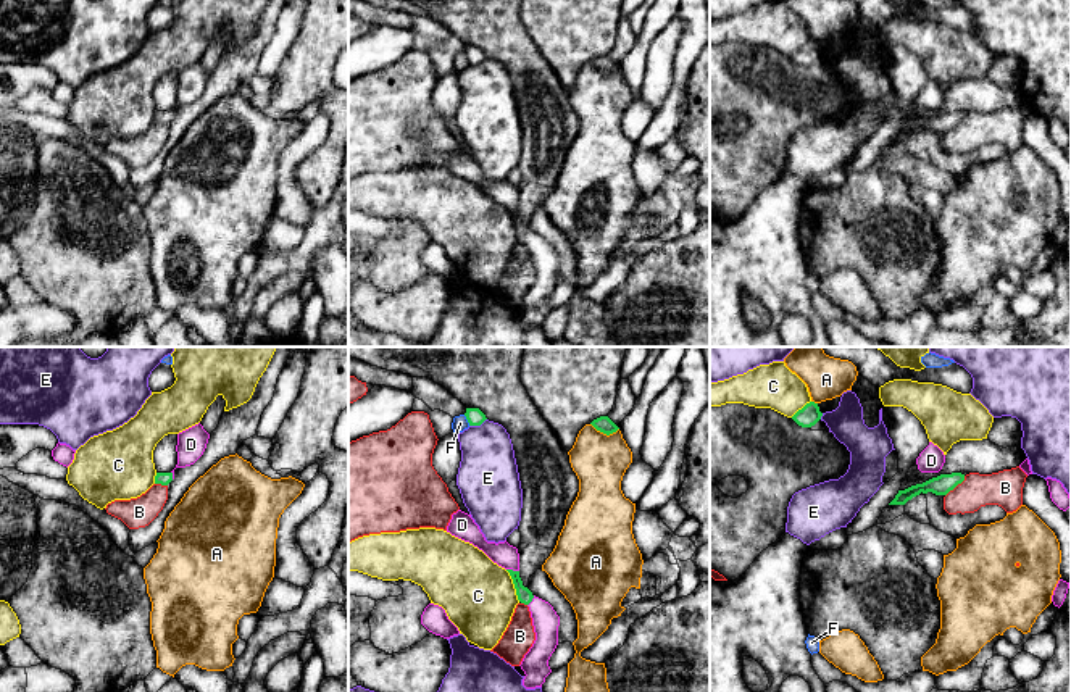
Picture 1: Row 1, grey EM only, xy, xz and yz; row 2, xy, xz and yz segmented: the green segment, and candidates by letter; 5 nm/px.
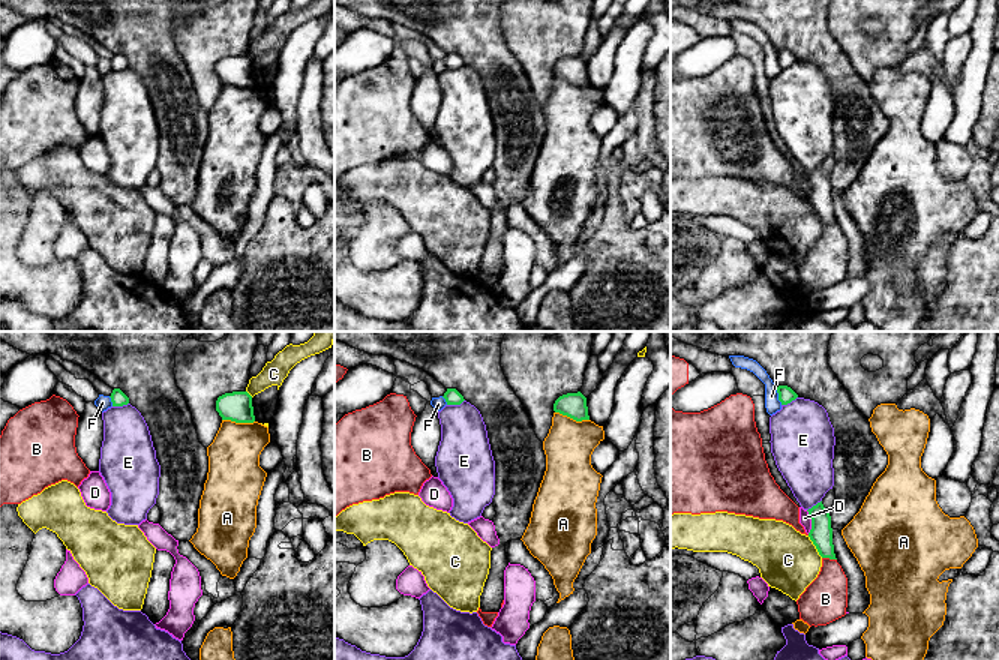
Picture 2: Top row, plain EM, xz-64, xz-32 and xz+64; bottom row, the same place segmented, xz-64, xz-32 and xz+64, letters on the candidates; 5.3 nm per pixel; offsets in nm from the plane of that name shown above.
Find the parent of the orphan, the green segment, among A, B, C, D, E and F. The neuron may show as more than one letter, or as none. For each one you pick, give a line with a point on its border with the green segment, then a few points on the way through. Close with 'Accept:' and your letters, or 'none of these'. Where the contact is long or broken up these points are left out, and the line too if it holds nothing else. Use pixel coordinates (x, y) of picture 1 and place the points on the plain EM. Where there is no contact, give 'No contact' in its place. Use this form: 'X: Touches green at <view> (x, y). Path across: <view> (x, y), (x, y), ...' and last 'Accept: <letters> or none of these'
D: Touches green at xz (512, 208). Path across: xz (525, 234), (512, 208), (505, 194)
Accept: D

